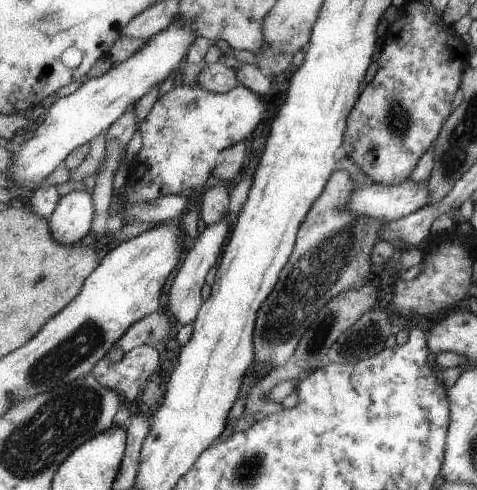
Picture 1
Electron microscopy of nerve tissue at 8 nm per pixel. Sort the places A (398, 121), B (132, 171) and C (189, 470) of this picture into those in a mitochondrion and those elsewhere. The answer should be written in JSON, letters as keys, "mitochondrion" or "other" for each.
{"A":"mitochondrion","B":"other","C":"other"}

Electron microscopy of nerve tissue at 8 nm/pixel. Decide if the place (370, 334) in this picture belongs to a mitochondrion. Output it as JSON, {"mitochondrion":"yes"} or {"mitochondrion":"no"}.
{"mitochondrion":"yes"}

